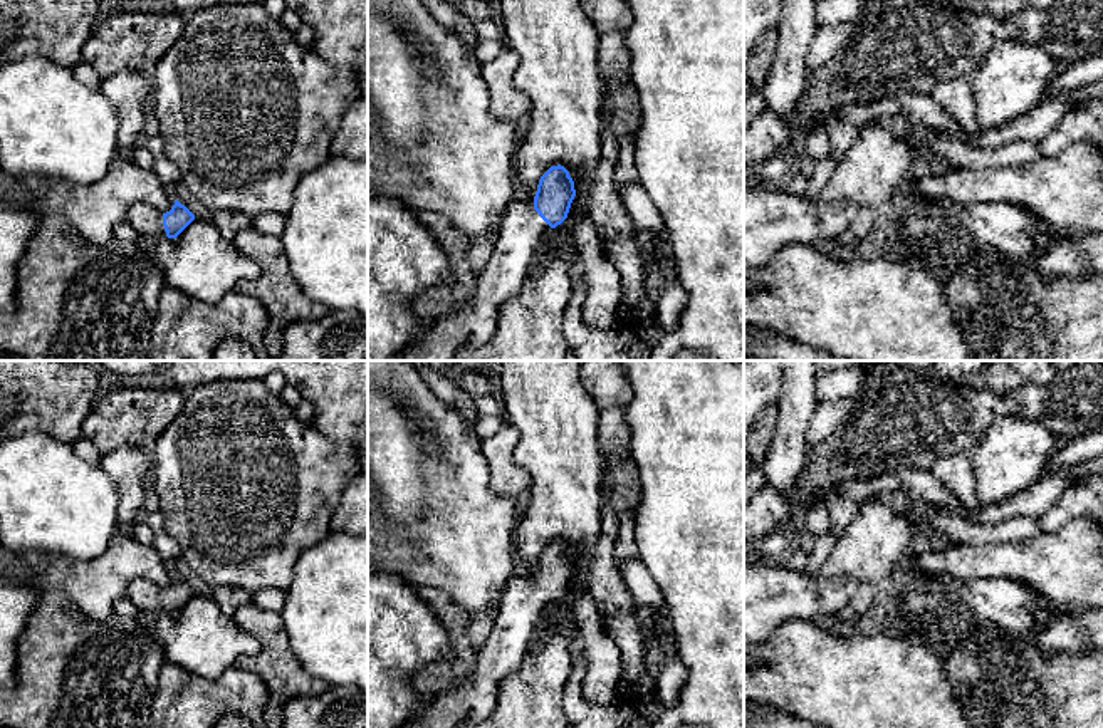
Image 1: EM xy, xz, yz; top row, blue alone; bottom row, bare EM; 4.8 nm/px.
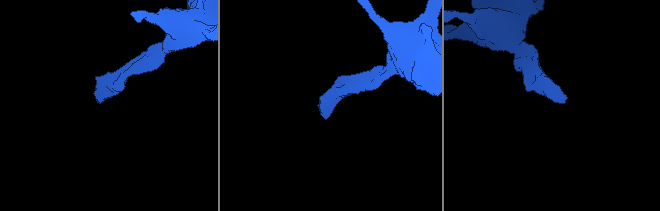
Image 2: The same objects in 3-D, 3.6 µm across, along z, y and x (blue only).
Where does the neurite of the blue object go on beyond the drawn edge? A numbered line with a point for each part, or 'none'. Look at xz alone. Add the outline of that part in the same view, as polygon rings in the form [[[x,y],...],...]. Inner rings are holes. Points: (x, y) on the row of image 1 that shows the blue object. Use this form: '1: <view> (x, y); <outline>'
1: xz (522, 230); [[[519,193],[505,206],[499,238],[489,263],[477,275],[473,297],[457,314],[435,320],[398,361],[453,361],[460,347],[485,344],[495,332],[502,305],[524,287],[537,252],[551,230],[534,210],[534,200]]]

